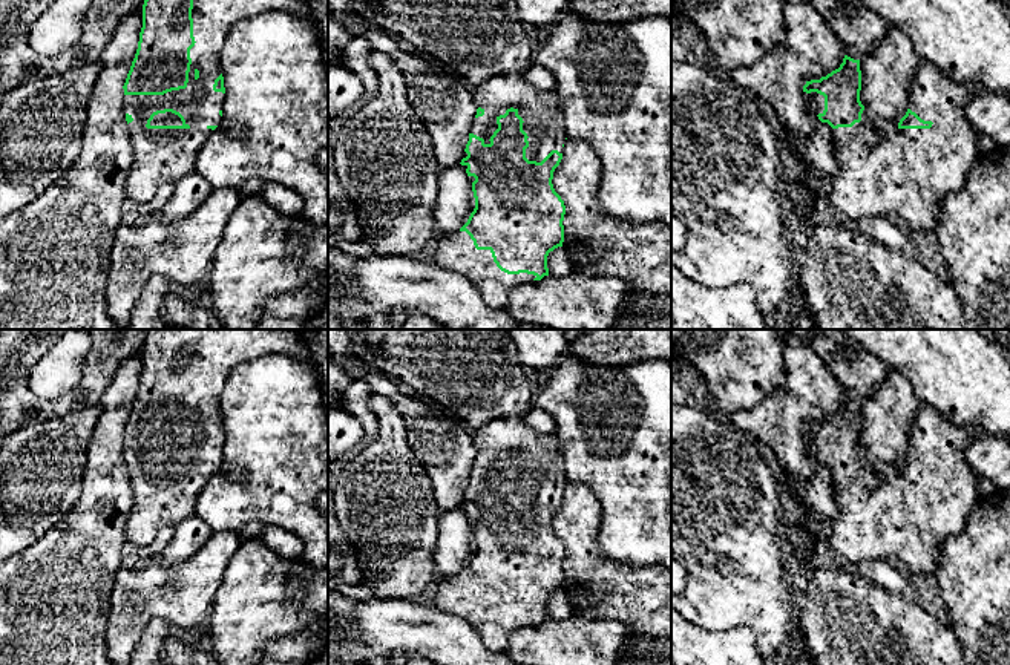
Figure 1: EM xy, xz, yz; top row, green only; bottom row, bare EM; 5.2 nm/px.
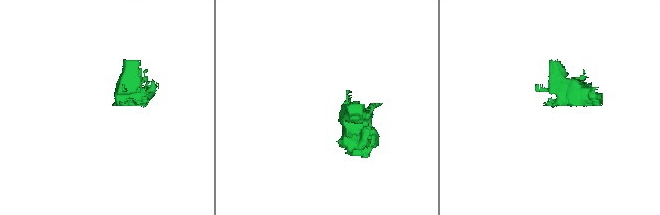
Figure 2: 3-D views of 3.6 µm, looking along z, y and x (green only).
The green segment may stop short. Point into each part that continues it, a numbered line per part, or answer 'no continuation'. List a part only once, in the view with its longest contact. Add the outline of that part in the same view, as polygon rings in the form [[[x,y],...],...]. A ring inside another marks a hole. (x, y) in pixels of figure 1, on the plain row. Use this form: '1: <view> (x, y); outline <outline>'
1: xy (161, 500); outline [[[149,329],[152,334],[192,334],[193,336],[193,380],[195,389],[190,392],[190,415],[185,432],[172,434],[164,438],[124,438],[124,457],[129,457],[133,464],[129,466],[130,487],[133,493],[133,506],[126,521],[126,539],[136,549],[149,545],[164,527],[175,527],[178,522],[185,521],[196,510],[198,498],[202,487],[212,478],[212,469],[218,469],[222,464],[219,455],[222,454],[224,440],[222,435],[215,435],[215,423],[222,417],[221,397],[225,386],[225,380],[230,371],[251,359],[264,355],[282,354],[297,360],[302,360],[317,375],[317,368],[311,362],[307,346],[299,340],[296,329]],[[173,452],[179,455],[189,472],[147,472],[147,463],[156,454]]]

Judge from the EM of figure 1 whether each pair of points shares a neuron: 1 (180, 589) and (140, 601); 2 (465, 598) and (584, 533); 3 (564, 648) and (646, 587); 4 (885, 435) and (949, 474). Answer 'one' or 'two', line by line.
1: one
2: two
3: two
4: two

